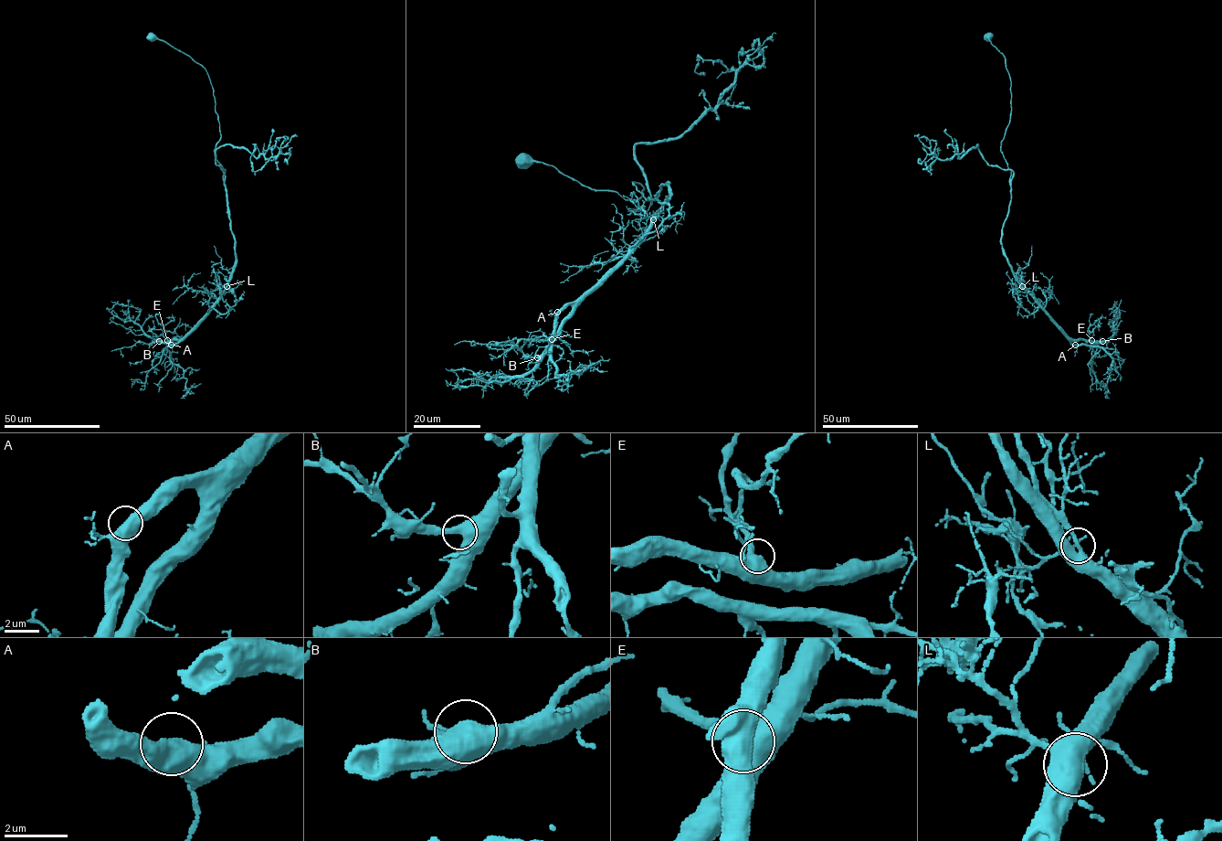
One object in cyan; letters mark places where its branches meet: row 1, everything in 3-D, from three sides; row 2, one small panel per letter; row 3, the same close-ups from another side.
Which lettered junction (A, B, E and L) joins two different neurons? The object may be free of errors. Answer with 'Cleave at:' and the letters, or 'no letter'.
Cleave at: no letter

